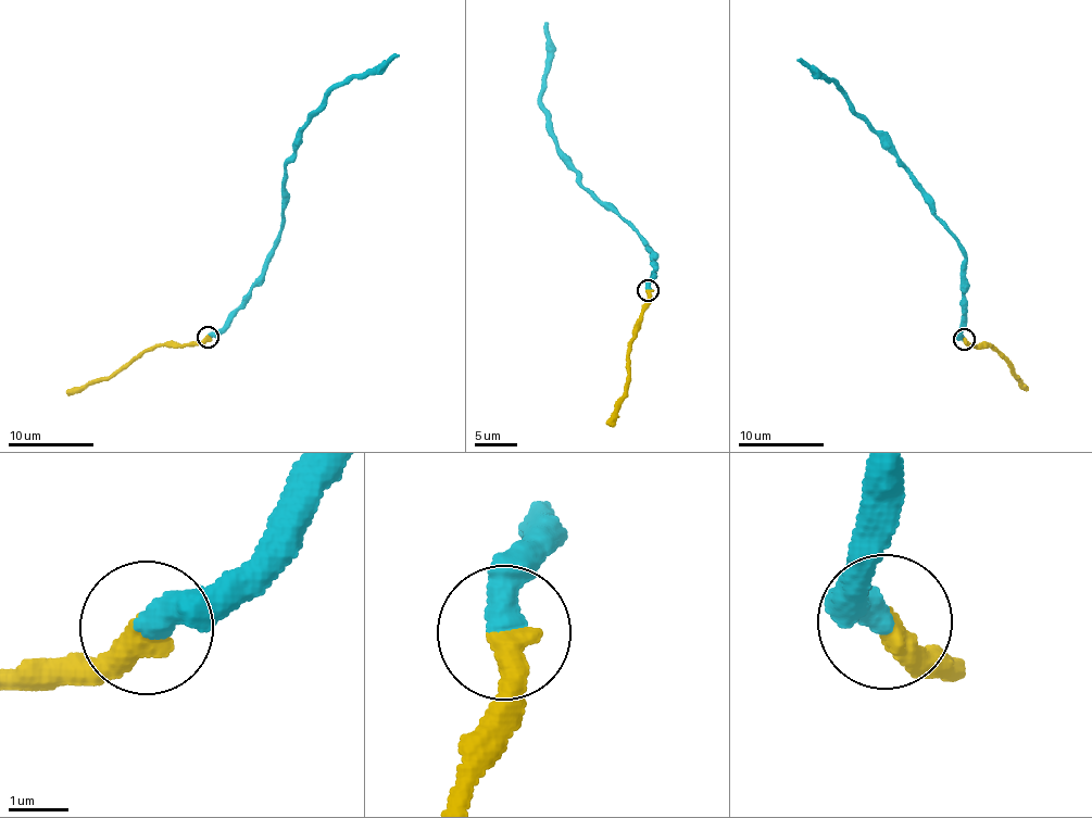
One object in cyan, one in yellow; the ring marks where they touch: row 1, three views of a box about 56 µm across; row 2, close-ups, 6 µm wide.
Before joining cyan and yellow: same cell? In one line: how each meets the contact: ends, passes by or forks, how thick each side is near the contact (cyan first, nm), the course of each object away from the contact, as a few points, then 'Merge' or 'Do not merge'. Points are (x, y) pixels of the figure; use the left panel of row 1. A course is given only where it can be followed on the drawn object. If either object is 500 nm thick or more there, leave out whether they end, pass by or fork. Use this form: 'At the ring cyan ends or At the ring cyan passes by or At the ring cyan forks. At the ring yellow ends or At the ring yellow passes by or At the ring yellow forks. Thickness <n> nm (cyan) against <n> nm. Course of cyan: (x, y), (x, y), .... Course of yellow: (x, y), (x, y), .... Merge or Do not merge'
At the ring cyan ends. At the ring yellow ends. Thickness 460 nm (cyan) against 440 nm. Course of cyan: (206, 337), (223, 326), (262, 275), (284, 205), (284, 166), (322, 100), (350, 79), (378, 71), (400, 55). Course of yellow: (206, 337), (193, 344), (166, 342), (153, 347), (107, 377), (70, 394). Merge

